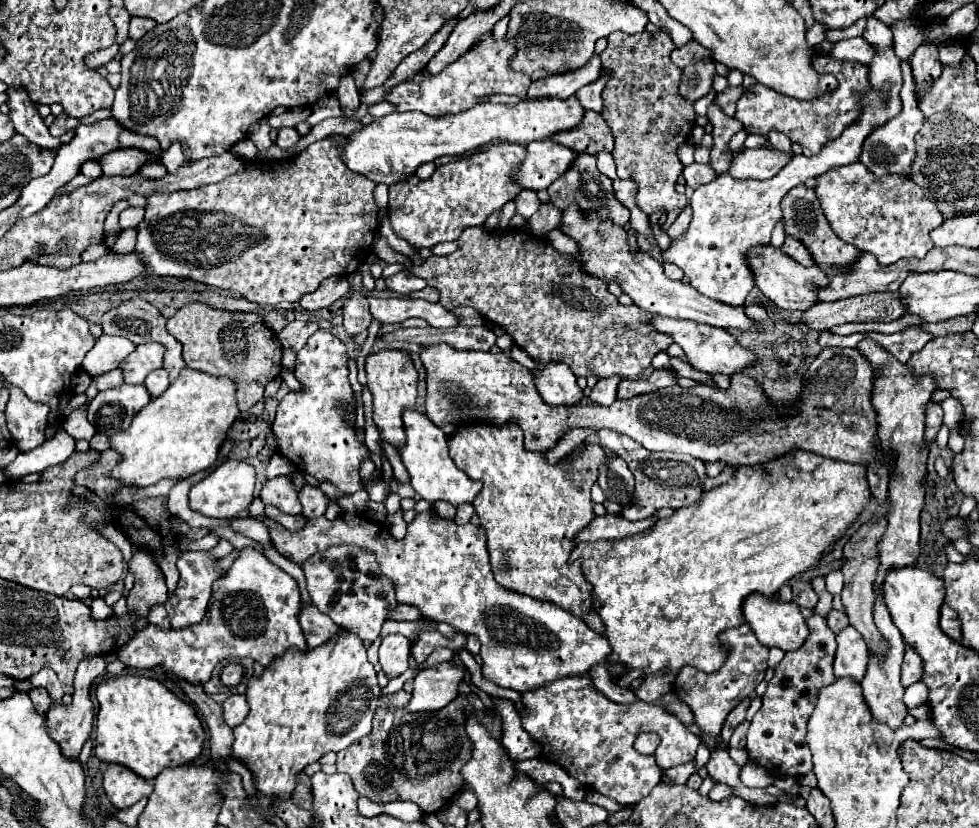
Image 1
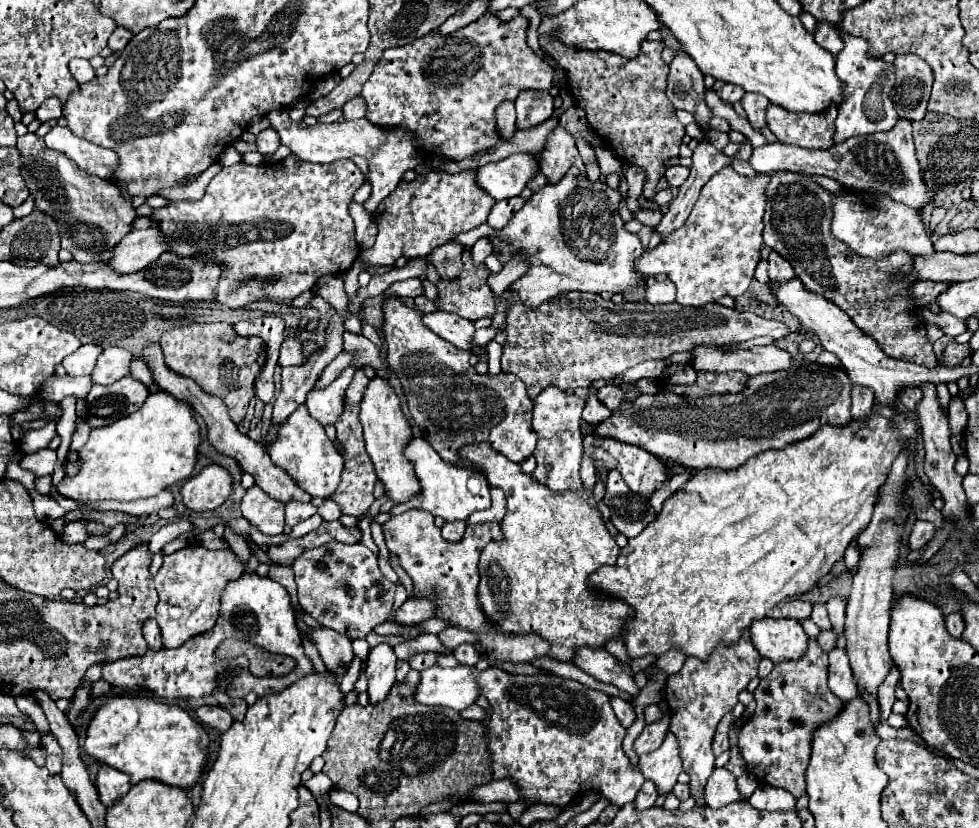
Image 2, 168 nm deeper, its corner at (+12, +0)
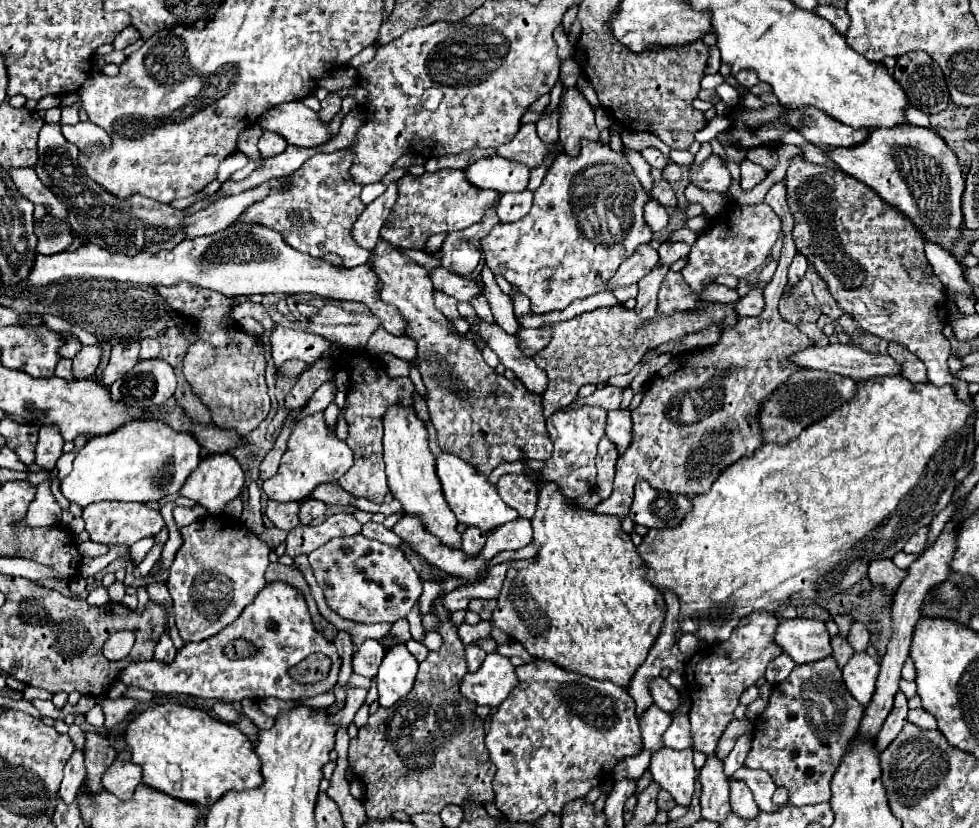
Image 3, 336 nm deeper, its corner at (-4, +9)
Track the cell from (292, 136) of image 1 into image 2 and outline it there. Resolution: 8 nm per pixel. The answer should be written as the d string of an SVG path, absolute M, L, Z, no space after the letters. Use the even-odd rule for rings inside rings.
M268 128L268 130L264 130L264 132L260 132L256 136L256 146L258 146L258 152L262 156L274 154L278 150L278 146L280 146L280 138L276 138L276 132L272 128Z

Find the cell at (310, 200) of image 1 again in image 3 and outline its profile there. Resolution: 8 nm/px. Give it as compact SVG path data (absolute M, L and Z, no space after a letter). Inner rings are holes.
M352 149L312 155L298 171L294 171L294 175L286 177L290 179L288 187L286 179L280 179L282 187L270 191L266 199L258 201L258 205L250 205L238 217L238 223L258 223L268 229L276 229L288 245L300 253L310 253L316 259L322 259L326 253L336 253L344 259L344 267L364 265L370 251L352 241L352 225L364 211L364 203L360 201L362 185L352 183L350 177L353 159Z

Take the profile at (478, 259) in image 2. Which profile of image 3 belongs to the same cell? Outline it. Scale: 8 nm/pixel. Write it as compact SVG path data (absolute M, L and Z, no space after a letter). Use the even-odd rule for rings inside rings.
M484 265L482 267L482 273L480 273L480 277L482 277L482 289L484 289L484 297L488 299L488 303L490 303L490 307L492 307L492 315L494 315L494 321L502 327L502 329L506 329L510 335L514 335L516 333L516 329L518 329L518 325L516 325L516 317L514 317L514 307L512 307L512 299L506 295L506 293L502 293L502 289L496 285L496 281L494 281L494 275L492 275L492 271Z

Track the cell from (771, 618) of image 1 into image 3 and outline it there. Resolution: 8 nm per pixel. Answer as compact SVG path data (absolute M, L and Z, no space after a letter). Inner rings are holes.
M806 617L780 619L774 641L798 665L818 661L832 653L826 625L816 619L806 619Z

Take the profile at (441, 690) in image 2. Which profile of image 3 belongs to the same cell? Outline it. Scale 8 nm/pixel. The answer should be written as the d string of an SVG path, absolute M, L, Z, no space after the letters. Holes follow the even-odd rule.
M494 653L494 655L486 655L478 671L466 673L462 677L460 693L462 697L466 697L476 705L498 707L508 697L508 693L516 683L518 681L516 681L514 665L506 657Z

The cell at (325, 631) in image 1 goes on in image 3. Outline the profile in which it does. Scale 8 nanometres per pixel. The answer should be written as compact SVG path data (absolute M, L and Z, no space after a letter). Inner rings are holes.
M364 639L352 657L354 673L364 675L368 679L374 677L378 673L382 657L384 657L384 649L380 647L380 643L376 639Z

